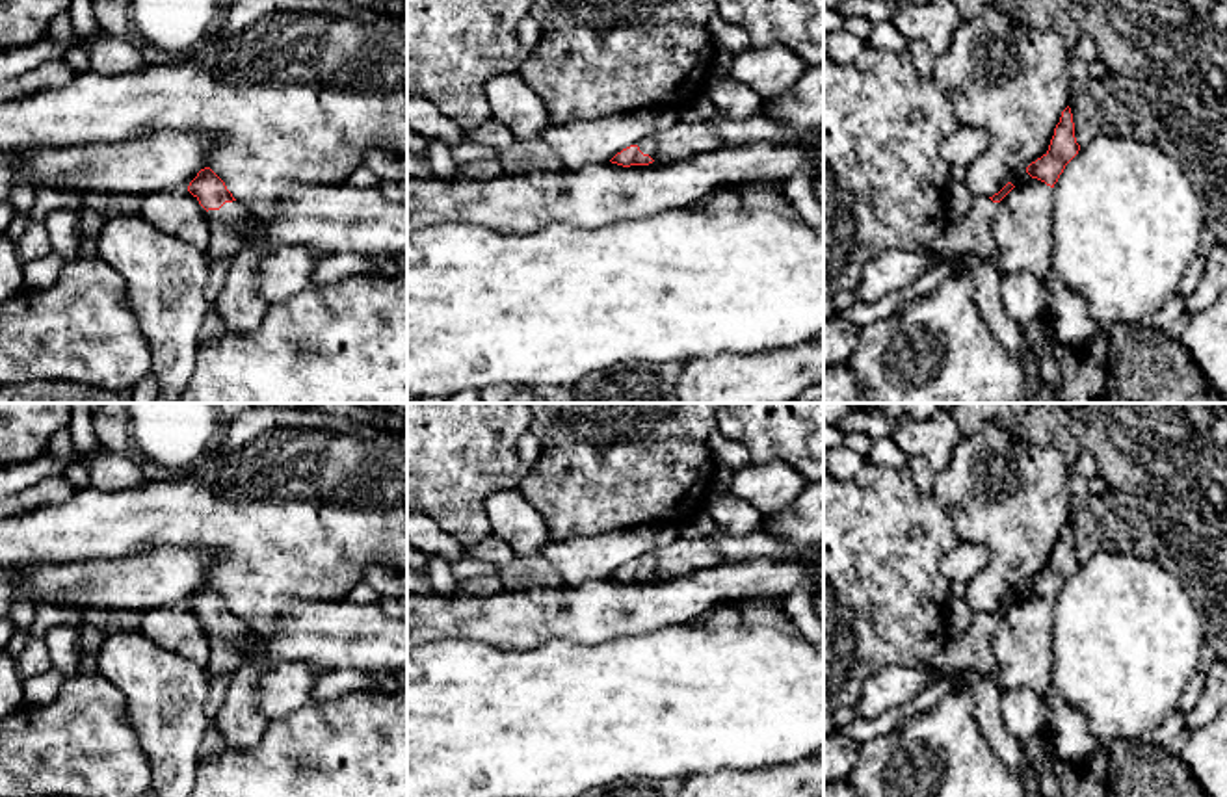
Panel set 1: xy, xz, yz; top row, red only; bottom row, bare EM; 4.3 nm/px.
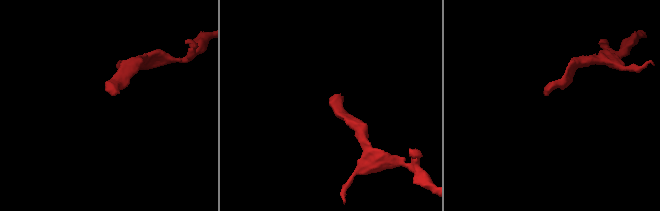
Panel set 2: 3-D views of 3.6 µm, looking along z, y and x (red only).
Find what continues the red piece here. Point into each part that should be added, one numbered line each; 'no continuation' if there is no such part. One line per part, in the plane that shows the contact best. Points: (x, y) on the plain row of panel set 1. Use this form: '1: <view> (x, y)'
1: xy (225, 658)

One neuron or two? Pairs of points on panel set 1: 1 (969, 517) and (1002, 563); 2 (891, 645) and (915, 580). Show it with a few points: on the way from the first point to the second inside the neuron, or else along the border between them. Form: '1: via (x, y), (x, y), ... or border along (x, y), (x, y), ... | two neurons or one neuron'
1: via (980, 528), (1002, 552) | one neuron
2: via (891, 628), (891, 604), (898, 597) | one neuron

